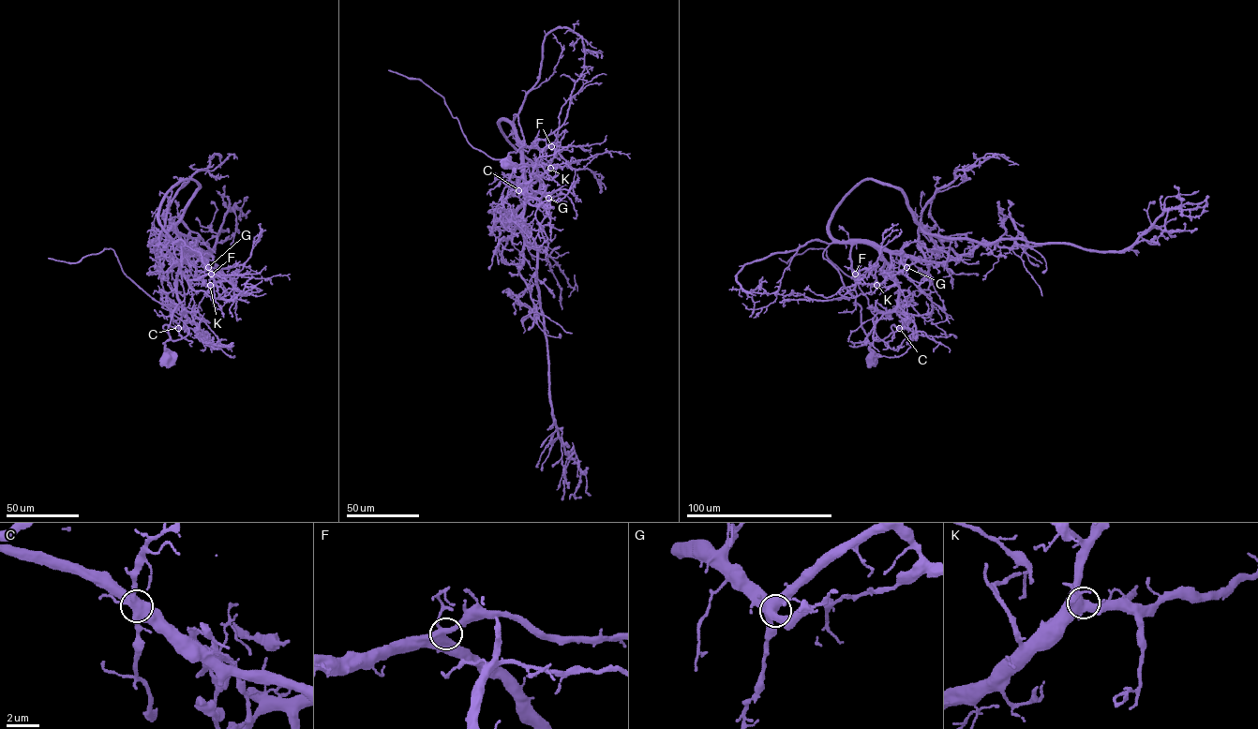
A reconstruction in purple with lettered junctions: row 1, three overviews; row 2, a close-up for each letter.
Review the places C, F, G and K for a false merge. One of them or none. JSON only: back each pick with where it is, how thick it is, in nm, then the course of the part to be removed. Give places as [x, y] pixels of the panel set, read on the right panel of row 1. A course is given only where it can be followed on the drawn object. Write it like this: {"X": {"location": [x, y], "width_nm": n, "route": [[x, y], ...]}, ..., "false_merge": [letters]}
{"C": {"location": [899, 328], "width_nm": 600, "route": [[899, 328], [873, 338], [868, 299], [826, 249], [778, 258]]}, "false_merge": ["C"]}

